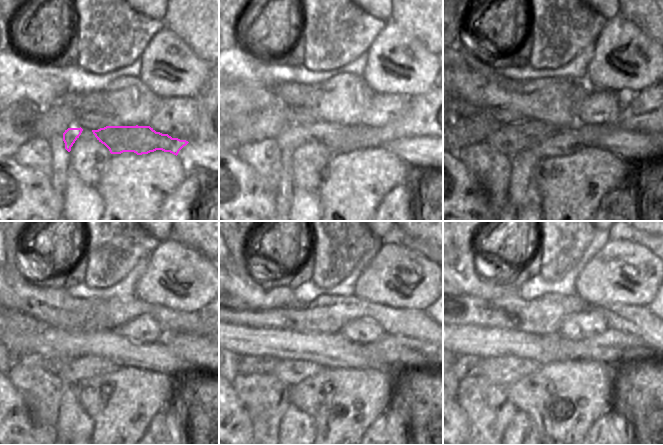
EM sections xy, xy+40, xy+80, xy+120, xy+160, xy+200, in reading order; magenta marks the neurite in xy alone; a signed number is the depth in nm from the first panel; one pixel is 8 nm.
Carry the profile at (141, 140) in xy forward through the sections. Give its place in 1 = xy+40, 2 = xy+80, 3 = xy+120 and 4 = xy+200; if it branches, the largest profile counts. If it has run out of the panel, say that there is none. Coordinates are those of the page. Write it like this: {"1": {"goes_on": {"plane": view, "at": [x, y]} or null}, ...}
{"1": {"goes_on": {"plane": "xy+40", "at": [338, 138]}}, "2": {"goes_on": {"plane": "xy+80", "at": [510, 138]}}, "3": {"goes_on": {"plane": "xy+120", "at": [51, 365]}}, "4": {"goes_on": {"plane": "xy+200", "at": [464, 366]}}}

